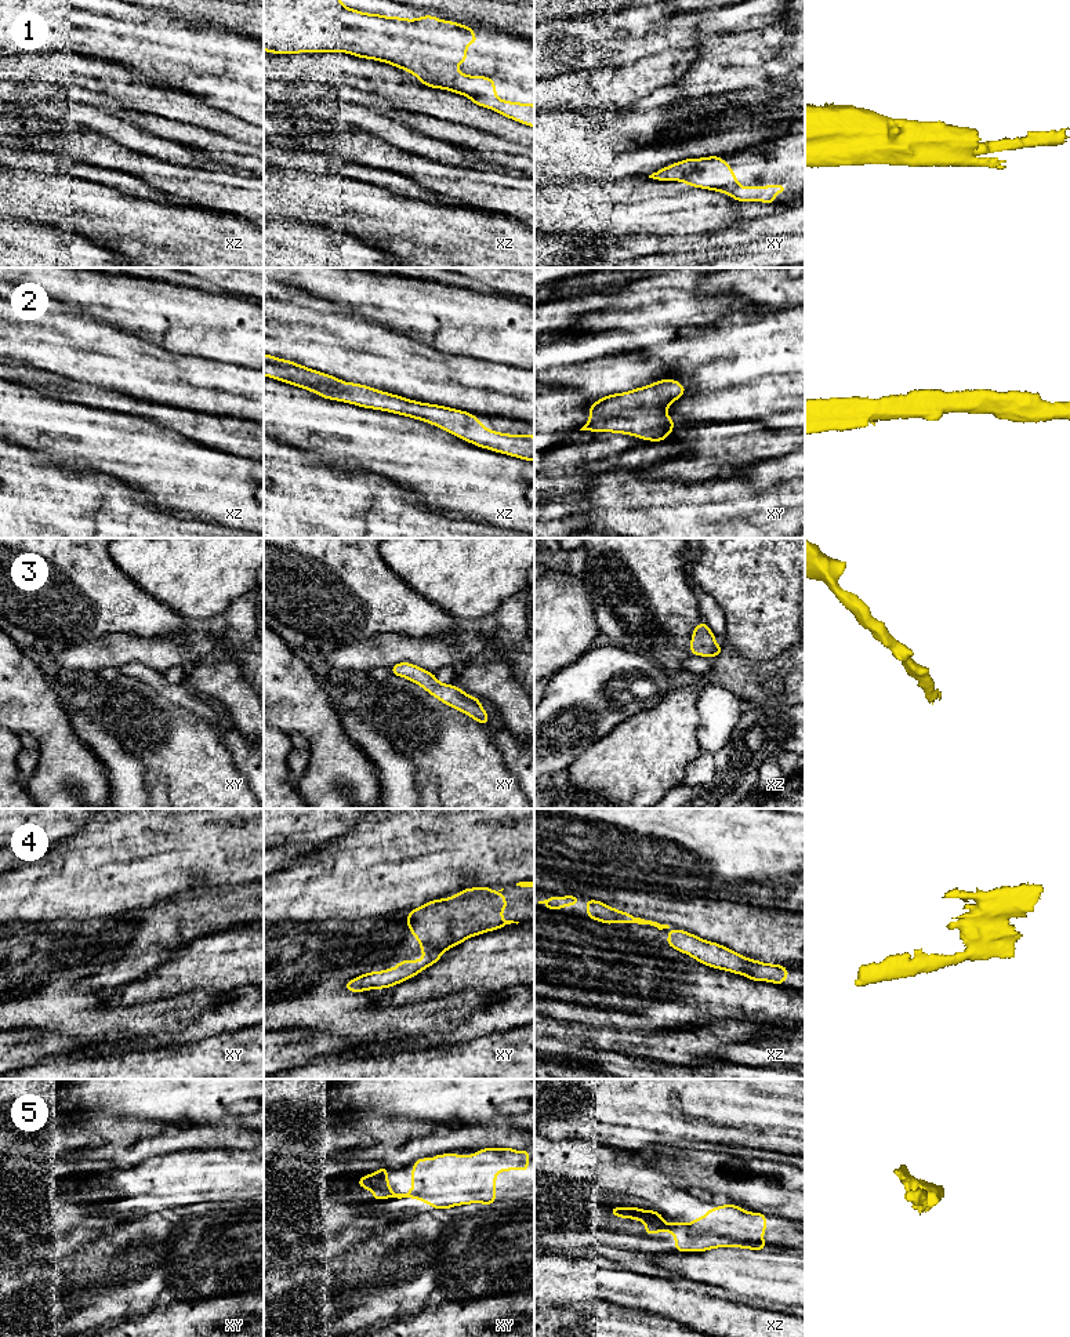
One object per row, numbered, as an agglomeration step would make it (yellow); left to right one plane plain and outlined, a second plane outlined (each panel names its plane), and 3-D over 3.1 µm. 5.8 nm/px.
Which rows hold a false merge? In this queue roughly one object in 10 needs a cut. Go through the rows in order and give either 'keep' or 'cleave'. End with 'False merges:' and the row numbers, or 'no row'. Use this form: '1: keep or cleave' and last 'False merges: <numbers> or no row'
1: keep
2: keep
3: keep
4: keep
5: keep
False merges: no row

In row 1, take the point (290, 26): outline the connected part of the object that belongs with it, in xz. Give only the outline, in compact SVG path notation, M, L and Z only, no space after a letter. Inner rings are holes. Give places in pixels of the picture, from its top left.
M264 0L264 51L275 54L338 52L391 63L413 73L431 88L468 97L478 106L534 127L534 105L497 99L492 77L463 75L456 65L467 61L467 44L478 37L474 28L424 15L417 19L366 14L342 6L341 0Z

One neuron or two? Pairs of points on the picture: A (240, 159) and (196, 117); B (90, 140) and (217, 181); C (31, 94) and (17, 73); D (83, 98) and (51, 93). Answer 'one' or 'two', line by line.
A: two
B: one
C: two
D: one

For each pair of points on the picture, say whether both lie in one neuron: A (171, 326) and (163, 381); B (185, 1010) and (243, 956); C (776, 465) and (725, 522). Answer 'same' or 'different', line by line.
A: different
B: different
C: different

